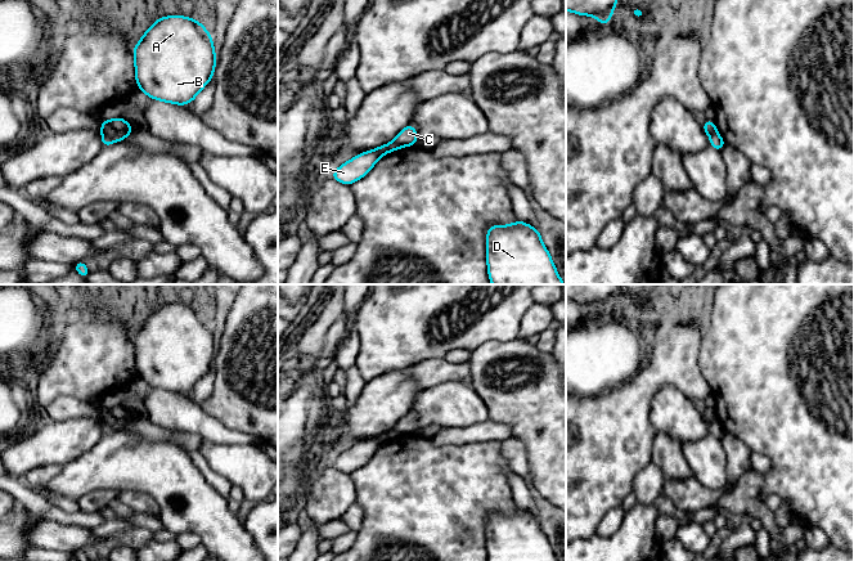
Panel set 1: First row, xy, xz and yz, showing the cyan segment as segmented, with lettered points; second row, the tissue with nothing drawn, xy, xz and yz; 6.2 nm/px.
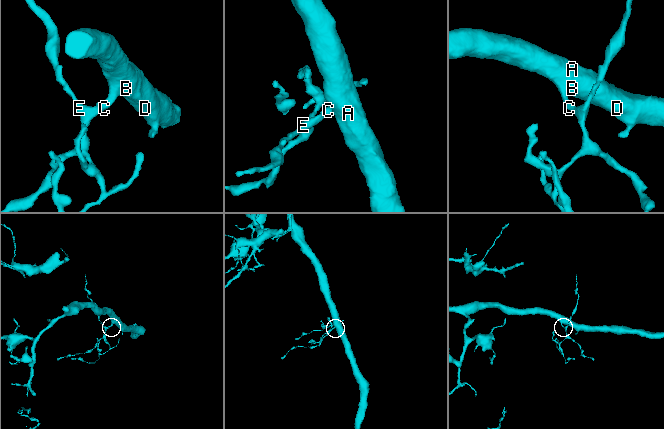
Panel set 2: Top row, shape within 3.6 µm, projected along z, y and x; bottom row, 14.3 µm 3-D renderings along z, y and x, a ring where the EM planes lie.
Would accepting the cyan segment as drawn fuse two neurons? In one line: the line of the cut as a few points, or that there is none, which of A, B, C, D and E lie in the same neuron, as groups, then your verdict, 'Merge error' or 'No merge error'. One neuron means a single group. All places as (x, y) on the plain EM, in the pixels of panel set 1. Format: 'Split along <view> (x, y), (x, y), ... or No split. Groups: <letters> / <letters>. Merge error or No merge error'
Split along xy (100, 417), (115, 429). Groups: A B C D / E. Merge error

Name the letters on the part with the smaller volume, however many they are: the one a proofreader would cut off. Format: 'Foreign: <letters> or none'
Foreign: E

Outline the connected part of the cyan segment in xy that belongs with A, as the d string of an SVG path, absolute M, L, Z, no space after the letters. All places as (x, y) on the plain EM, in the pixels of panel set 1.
M183 304L157 308L132 338L138 377L154 389L190 392L211 369L216 355L214 329L203 313Z

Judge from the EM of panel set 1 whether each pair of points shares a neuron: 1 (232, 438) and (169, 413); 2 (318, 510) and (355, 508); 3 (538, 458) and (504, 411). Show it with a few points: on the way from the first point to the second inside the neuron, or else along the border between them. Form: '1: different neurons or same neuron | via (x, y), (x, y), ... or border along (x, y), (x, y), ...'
1: same neuron | via (216, 431), (184, 414)
2: different neurons | border along (355, 501), (338, 519)
3: same neuron | via (538, 447), (538, 443), (516, 421)

